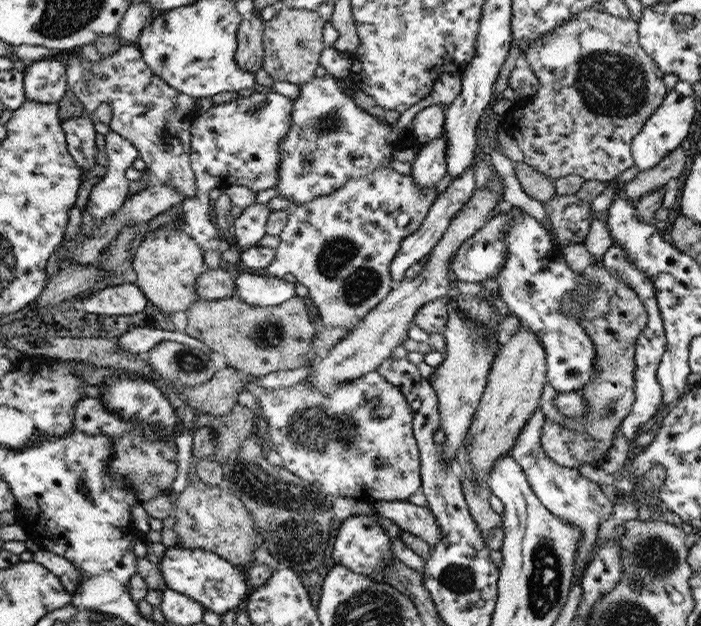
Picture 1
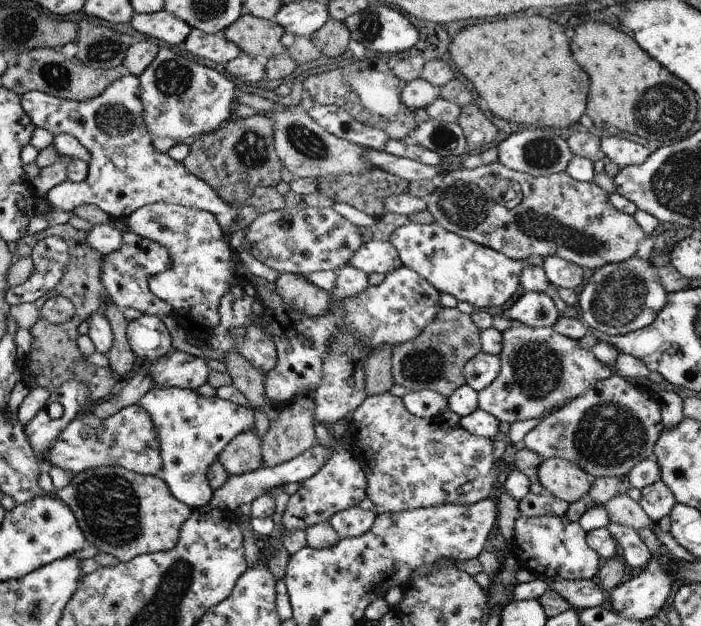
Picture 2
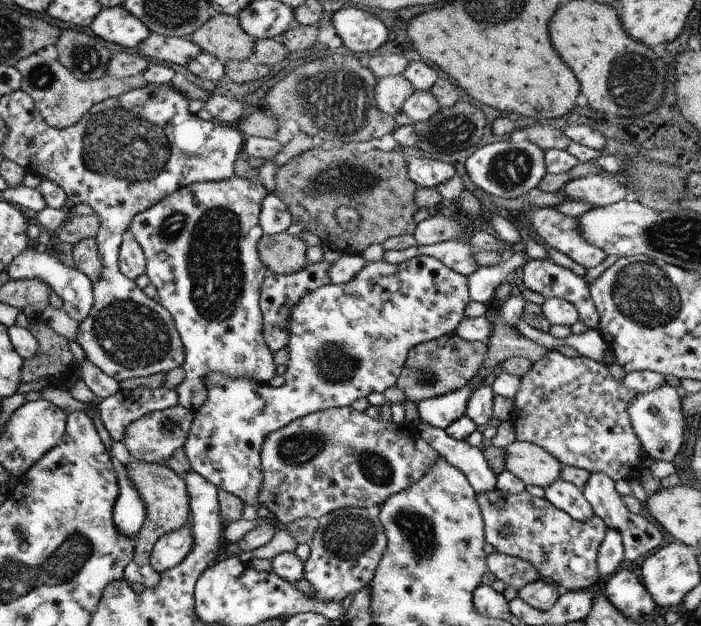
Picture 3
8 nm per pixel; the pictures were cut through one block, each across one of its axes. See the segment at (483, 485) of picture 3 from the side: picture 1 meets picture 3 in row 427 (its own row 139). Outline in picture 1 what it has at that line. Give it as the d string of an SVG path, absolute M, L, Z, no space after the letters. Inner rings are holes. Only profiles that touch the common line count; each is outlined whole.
M432 104L415 114L410 130L420 147L445 133L445 109L445 104Z

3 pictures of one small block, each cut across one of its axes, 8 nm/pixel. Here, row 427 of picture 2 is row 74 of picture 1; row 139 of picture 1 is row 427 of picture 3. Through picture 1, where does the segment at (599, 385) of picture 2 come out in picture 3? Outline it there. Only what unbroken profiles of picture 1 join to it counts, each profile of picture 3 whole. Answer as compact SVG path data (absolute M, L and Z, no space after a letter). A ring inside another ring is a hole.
M550 350L539 362L533 364L532 369L520 380L520 389L515 397L515 406L512 414L512 424L516 429L516 441L525 441L536 444L539 448L546 450L554 459L557 459L562 466L577 467L587 472L606 474L612 481L630 480L631 478L640 477L644 470L643 467L643 450L638 436L633 432L631 419L627 412L627 405L636 399L638 392L627 388L622 381L614 380L612 374L604 363L598 363L587 357L566 358L557 351Z

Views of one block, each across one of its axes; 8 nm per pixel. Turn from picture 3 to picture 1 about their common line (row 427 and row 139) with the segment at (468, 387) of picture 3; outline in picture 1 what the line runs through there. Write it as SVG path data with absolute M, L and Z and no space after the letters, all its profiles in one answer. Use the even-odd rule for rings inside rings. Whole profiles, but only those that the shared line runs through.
M445 133L413 154L411 174L421 190L437 186L447 173L447 137Z

